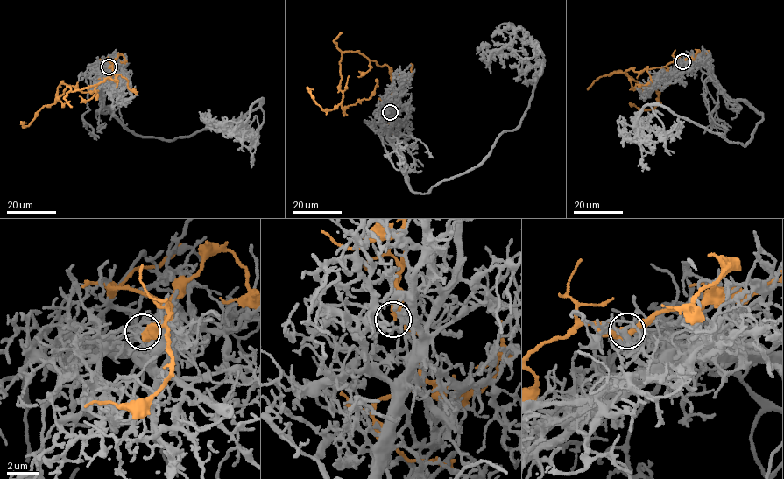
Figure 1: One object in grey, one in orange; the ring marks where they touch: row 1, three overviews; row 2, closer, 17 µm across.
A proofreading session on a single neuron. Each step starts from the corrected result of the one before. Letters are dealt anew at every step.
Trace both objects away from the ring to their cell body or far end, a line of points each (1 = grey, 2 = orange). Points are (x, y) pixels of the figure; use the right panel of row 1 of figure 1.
1: (682, 60), (702, 64), (731, 98), (763, 118), (742, 145), (647, 104), (636, 137), (639, 121), (663, 116)
2: (682, 60), (609, 75), (621, 71), (659, 88), (669, 75), (642, 89)

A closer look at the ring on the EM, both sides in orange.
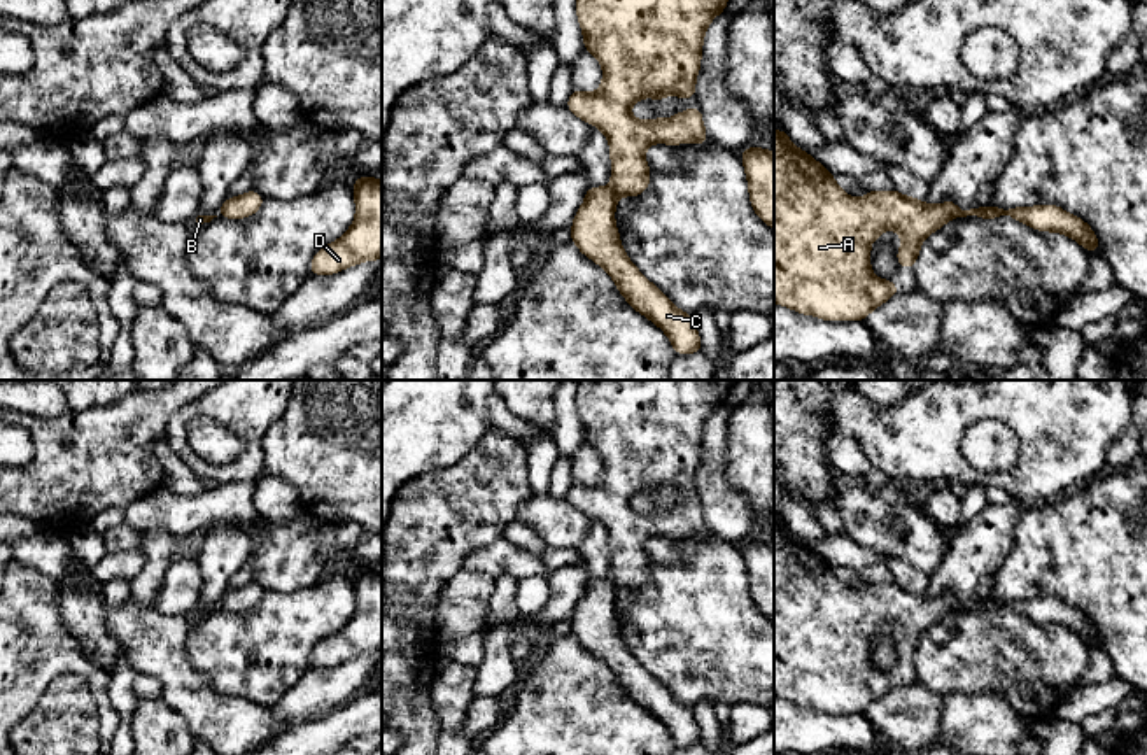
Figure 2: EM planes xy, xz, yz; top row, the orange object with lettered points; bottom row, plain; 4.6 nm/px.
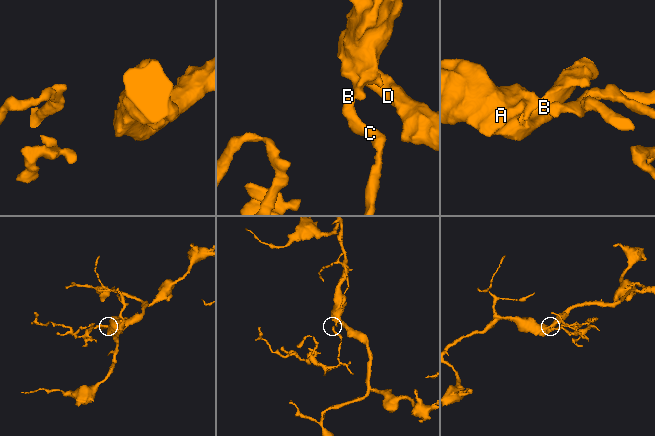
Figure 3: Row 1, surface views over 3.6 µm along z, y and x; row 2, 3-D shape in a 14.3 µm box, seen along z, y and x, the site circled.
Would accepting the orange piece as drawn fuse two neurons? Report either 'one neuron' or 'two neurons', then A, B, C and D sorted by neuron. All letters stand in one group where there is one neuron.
two neurons; A D / B C

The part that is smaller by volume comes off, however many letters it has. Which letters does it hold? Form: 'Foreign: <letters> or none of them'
Foreign: B, C

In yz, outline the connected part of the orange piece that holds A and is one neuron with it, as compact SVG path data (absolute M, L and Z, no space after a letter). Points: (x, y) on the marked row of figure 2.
M774 130L774 303L823 321L865 321L874 308L898 294L895 282L870 272L870 243L886 229L898 231L902 245L897 261L912 268L930 233L951 217L972 214L974 208L961 210L953 200L926 205L895 189L851 198L823 165L793 145L785 130Z

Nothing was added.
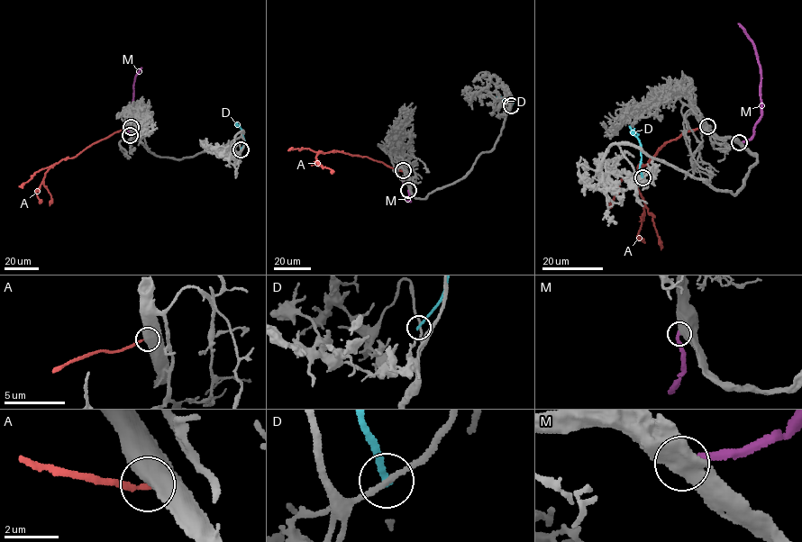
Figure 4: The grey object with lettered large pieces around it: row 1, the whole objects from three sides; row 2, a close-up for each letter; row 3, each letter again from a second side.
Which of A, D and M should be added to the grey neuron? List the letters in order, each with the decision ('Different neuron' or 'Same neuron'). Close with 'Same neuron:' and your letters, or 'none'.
A: Different neuron
D: Different neuron
M: Same neuron
Same neuron: M

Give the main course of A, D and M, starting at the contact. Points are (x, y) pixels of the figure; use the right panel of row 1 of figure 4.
A: (707, 126), (687, 130), (664, 144), (644, 166), (638, 166), (633, 176), (633, 182), (652, 216), (660, 249)
D: (642, 177), (639, 140), (631, 131), (637, 135)
M: (739, 142), (753, 135), (754, 126), (760, 118), (761, 100), (760, 66), (756, 49), (738, 23)

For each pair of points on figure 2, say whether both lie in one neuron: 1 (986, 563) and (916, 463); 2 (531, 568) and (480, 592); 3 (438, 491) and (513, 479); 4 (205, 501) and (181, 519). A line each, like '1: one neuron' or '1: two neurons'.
1: two neurons
2: two neurons
3: one neuron
4: one neuron

